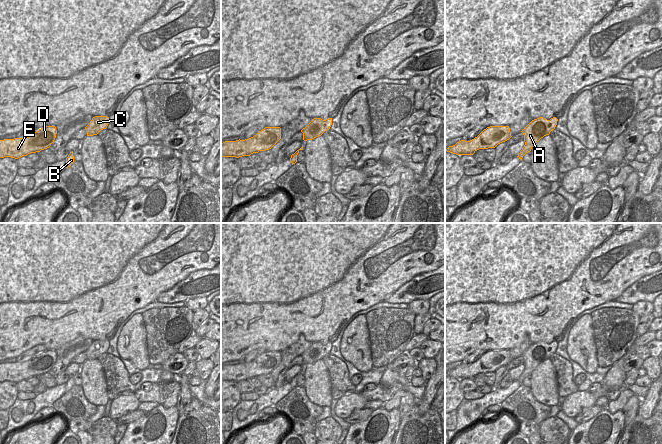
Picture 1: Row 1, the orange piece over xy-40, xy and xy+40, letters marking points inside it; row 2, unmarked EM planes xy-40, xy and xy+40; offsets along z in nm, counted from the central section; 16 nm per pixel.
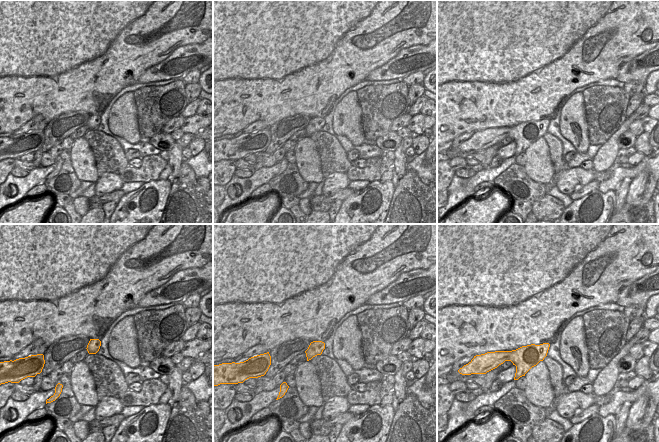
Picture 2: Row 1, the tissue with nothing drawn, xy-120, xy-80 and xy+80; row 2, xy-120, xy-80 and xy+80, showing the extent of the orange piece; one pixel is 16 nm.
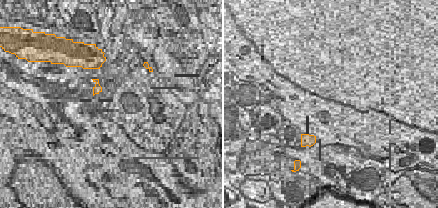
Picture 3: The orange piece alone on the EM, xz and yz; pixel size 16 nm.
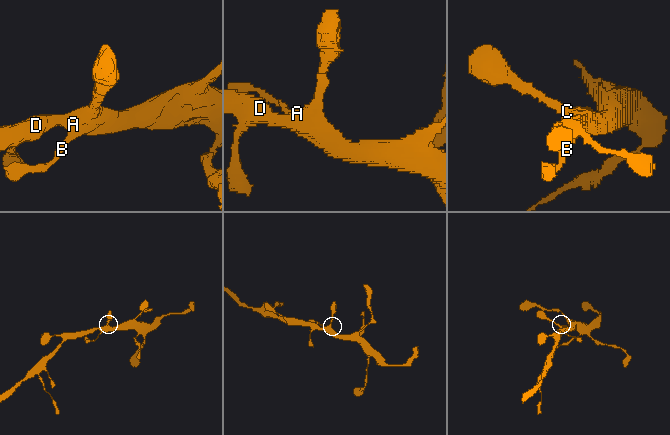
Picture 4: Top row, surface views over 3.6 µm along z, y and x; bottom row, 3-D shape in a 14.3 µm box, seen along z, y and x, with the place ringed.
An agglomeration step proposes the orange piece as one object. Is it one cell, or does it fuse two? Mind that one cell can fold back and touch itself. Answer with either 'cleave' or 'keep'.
keep

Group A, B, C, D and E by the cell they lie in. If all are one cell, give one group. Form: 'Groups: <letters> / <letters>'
Groups: A B C D E

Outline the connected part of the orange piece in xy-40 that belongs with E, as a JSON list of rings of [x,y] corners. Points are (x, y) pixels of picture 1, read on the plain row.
[[[46,350],[25,362],[0,364],[0,382],[18,383],[30,377],[40,376],[51,370],[56,362],[55,350]]]

